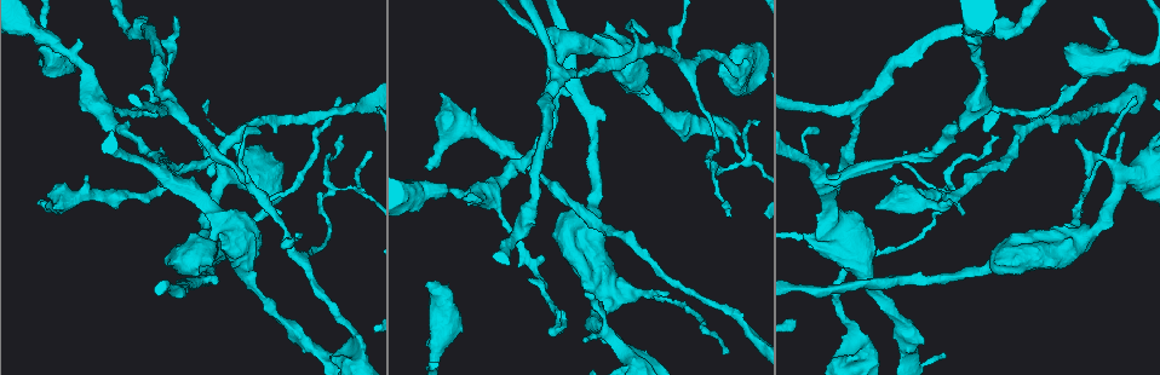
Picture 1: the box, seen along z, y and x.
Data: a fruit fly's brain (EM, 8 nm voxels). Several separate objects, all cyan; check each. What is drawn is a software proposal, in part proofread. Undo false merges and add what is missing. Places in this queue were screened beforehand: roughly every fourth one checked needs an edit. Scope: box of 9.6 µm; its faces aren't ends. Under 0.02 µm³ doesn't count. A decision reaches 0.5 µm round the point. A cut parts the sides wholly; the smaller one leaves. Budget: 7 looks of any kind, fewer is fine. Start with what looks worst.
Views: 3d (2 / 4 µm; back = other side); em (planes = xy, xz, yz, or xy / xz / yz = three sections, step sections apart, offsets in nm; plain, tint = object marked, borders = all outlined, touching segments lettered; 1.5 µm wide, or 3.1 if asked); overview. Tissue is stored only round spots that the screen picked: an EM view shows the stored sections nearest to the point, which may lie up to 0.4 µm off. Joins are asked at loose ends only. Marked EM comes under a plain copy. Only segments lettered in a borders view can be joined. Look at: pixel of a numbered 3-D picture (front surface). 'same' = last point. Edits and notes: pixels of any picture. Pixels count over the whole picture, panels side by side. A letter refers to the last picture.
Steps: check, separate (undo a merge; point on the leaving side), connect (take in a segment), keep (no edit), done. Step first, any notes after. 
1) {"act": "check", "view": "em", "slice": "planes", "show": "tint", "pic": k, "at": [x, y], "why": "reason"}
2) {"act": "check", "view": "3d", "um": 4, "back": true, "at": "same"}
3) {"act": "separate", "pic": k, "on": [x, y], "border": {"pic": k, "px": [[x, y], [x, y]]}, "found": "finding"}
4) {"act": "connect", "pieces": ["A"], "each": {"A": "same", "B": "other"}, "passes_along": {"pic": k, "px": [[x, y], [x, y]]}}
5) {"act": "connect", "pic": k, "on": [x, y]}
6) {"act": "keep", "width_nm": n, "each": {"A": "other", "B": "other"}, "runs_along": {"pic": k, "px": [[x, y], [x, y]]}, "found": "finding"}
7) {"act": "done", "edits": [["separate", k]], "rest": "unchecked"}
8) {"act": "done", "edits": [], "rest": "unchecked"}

{"act": "check", "view": "em", "slice": "planes", "show": "borders", "pic": 1, "at": [54, 208], "why": "an open end"}

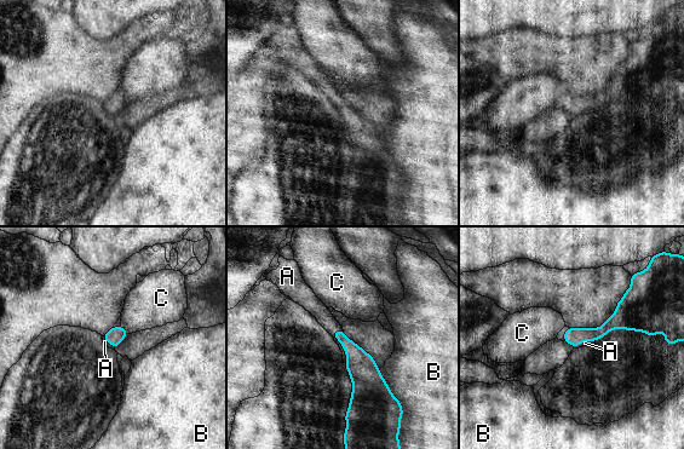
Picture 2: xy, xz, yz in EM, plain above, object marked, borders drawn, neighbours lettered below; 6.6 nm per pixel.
{"act": "connect", "pic": 2, "on": [323, 316], "each": {"A": "same", "B": "other", "C": "other"}, "passes_along": {"pic": 2, "px": [[365, 374], [343, 346], [323, 316]]}, "found": "the cell continues"}

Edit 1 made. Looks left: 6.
{"act": "check", "view": "em", "slice": "planes", "show": "tint", "pic": 1, "at": [719, 171], "why": "three-way junction"}

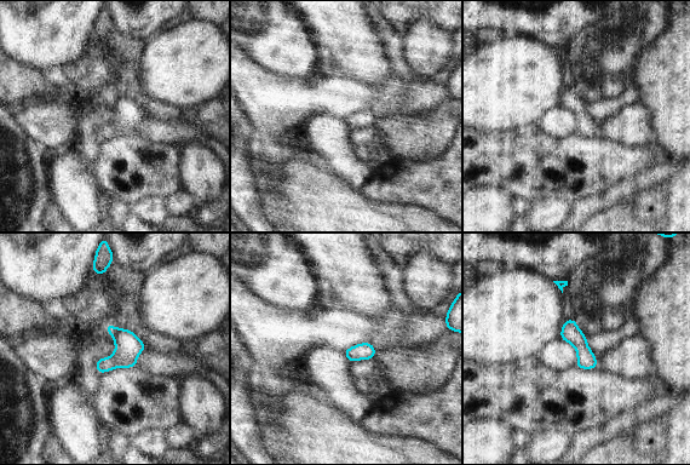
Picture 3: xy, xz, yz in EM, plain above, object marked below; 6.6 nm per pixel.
{"act": "check", "view": "em", "slice": "planes", "show": "borders", "at": "same", "why": "what lies round it"}

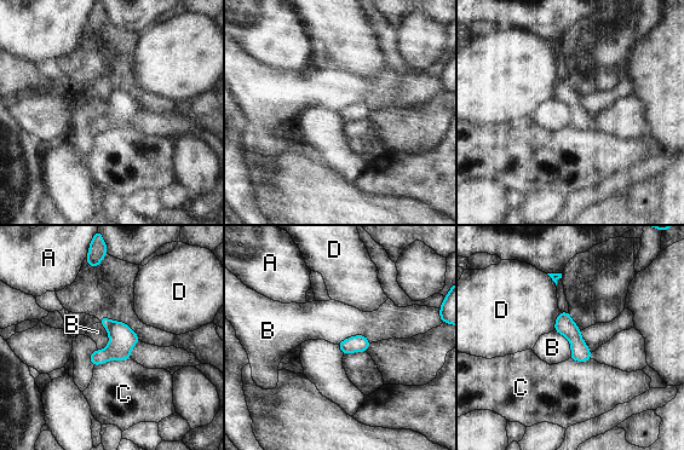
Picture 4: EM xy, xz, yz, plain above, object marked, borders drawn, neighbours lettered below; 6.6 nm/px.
{"act": "keep", "width_nm": 110, "each": {"A": "other", "B": "other", "C": "other", "D": "other"}, "found": "one cell here"}

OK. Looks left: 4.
{"act": "check", "view": "3d", "um": 2, "back": true, "pic": 1, "at": [945, 355]}

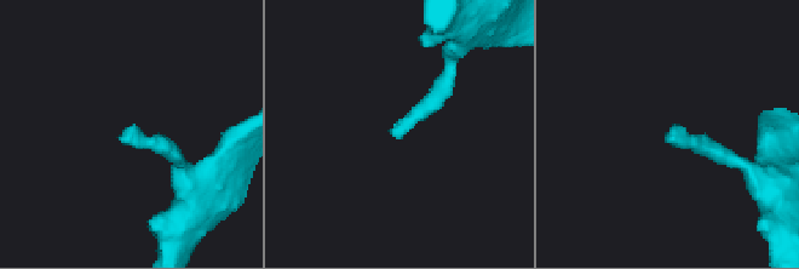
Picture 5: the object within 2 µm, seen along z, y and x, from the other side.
{"act": "check", "view": "em", "slice": "planes", "show": "borders", "pic": 5, "at": [671, 141]}

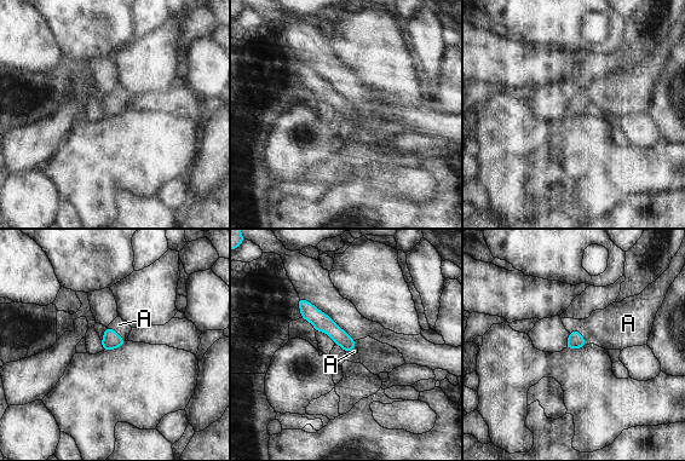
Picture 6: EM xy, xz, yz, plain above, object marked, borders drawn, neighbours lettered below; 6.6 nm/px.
{"act": "connect", "pic": 6, "on": [616, 327], "each": {"A": "same"}, "passes_along": {"pic": 6, "px": [[575, 340], [580, 333], [616, 327]]}, "found": "it goes on there"}

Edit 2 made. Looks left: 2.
{"act": "done", "edits": [["connect", 2], ["connect", 6]], "rest": "unchecked"}

